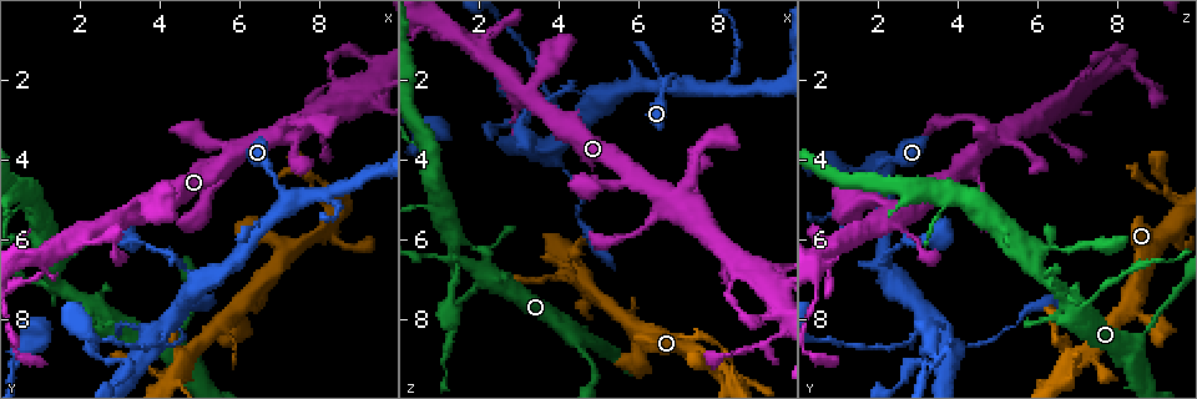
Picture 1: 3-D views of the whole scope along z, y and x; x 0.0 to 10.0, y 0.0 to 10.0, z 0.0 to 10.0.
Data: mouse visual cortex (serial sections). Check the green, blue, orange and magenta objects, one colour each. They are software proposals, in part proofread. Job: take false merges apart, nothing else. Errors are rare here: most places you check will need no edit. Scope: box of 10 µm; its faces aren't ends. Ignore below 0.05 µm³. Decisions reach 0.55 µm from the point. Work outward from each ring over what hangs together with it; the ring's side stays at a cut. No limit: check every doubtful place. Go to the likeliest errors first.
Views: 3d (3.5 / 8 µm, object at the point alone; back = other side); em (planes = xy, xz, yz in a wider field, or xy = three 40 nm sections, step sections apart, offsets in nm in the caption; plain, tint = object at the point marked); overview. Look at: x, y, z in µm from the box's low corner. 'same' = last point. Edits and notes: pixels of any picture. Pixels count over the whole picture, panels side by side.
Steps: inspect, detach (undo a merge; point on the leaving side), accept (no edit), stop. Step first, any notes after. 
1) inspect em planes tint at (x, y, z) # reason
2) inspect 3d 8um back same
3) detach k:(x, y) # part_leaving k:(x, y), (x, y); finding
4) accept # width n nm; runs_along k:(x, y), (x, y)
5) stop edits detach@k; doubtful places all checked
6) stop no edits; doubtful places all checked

inspect 3d 8um at (4.25, 8.65, 4.45) # narrows sharply

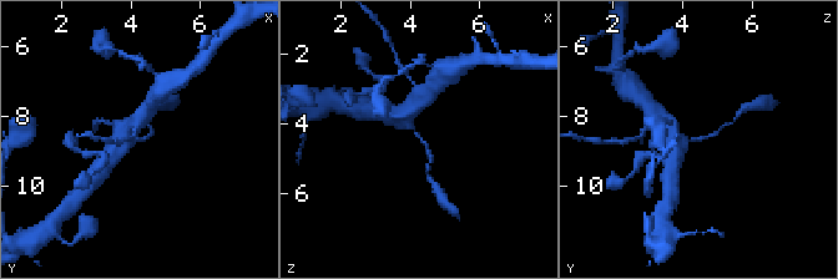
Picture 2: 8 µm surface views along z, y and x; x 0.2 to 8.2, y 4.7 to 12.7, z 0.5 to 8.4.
inspect 3d 3.5um same # zoom in

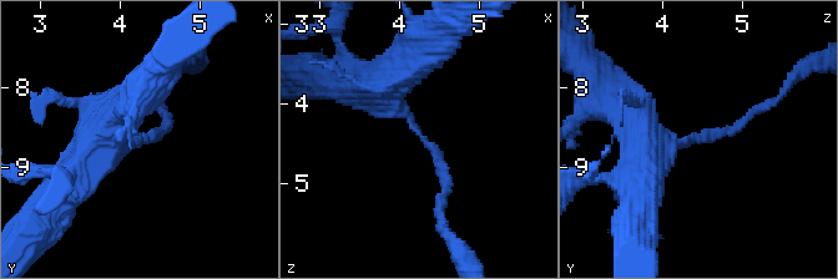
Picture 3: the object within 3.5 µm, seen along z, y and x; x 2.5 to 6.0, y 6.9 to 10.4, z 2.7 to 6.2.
inspect em xy step 2 tint at (4.30, 8.65, 4.45) # arm_widths 150, 500 nm

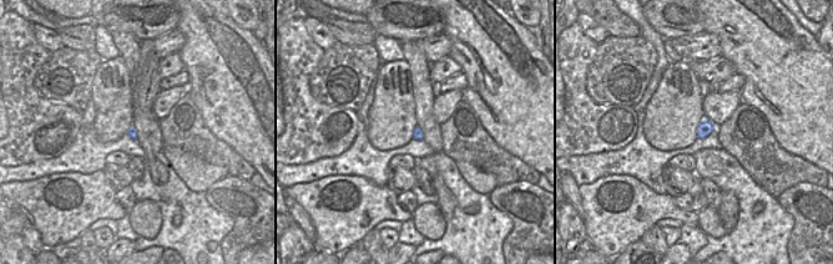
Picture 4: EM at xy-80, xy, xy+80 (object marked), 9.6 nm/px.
accept # width 100 nm; runs_along 3:(639, 128), (682, 143), (760, 110); continuous, no second cell

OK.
inspect 3d 3.5um at (2.05, 7.60, 6.80) # branch point

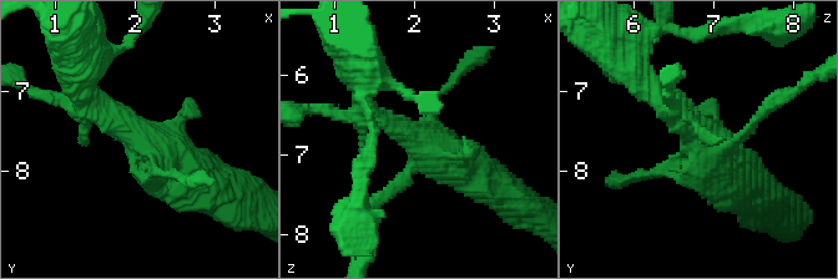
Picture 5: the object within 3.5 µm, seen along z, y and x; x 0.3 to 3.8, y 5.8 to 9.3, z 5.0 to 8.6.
inspect em xy step 1 tint at (2.05, 7.55, 6.80) # now the EM

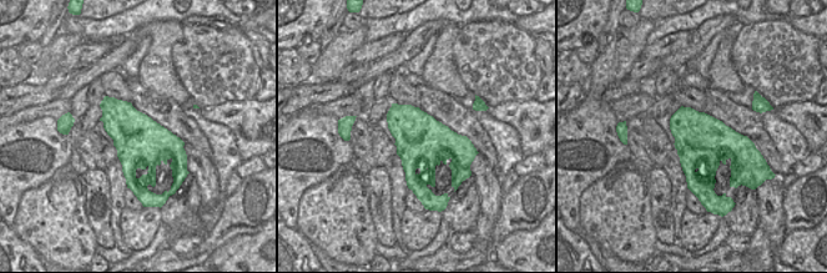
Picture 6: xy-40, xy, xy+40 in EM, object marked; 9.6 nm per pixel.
accept # runs_along 5:(215, 189), (92, 105); all the same cell

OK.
inspect 3d 3.5um at (1.65, 7.40, 7.55) # narrows sharply

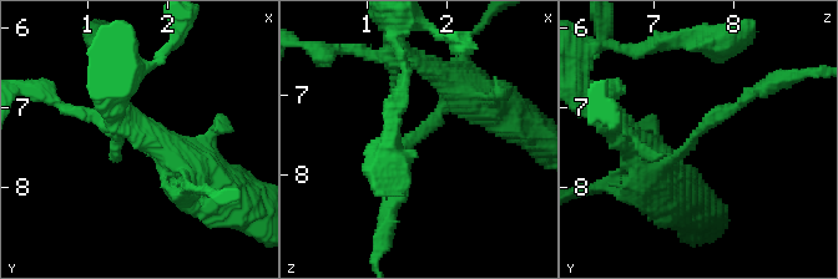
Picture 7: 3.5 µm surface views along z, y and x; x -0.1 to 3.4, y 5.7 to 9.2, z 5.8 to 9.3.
inspect em xy step 5 tint at (1.65, 7.35, 7.50) # arm_widths 150, 450 nm; need the tissue

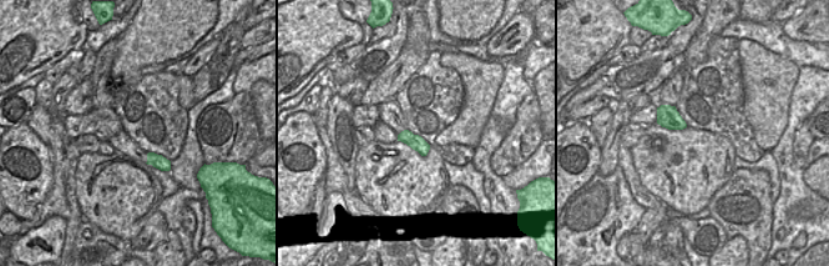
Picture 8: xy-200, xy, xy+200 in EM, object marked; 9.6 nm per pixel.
accept # width 150 nm; runs_along 7:(476, 104), (465, 94), (400, 148), (400, 196); continuous, no second cell

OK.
stop no edits; doubtful places all checked

